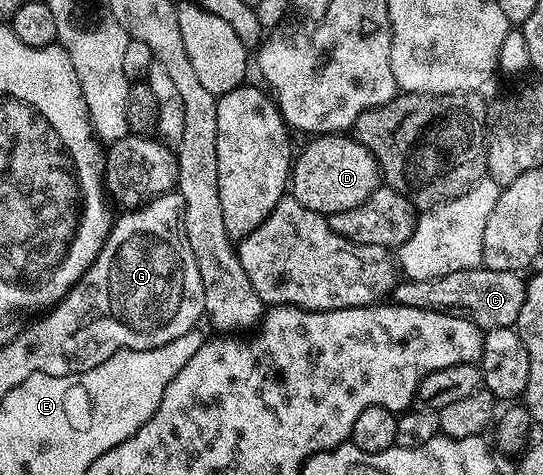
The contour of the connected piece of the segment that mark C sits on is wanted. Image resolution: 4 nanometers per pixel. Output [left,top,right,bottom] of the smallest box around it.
[393,268,527,331]

